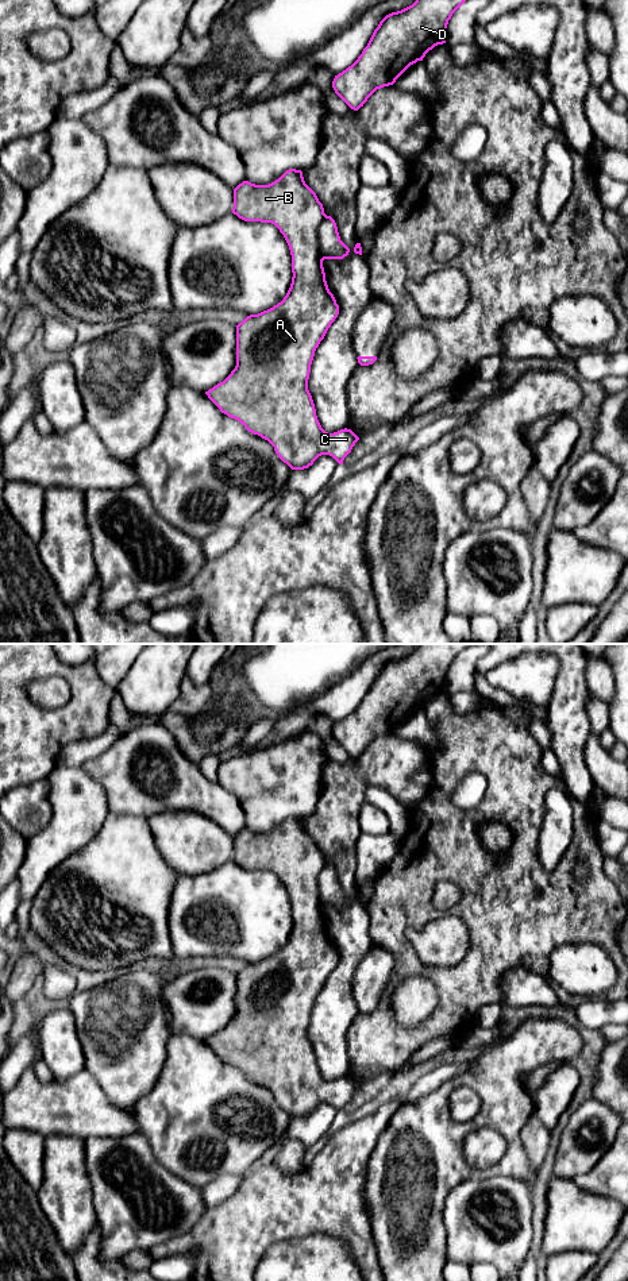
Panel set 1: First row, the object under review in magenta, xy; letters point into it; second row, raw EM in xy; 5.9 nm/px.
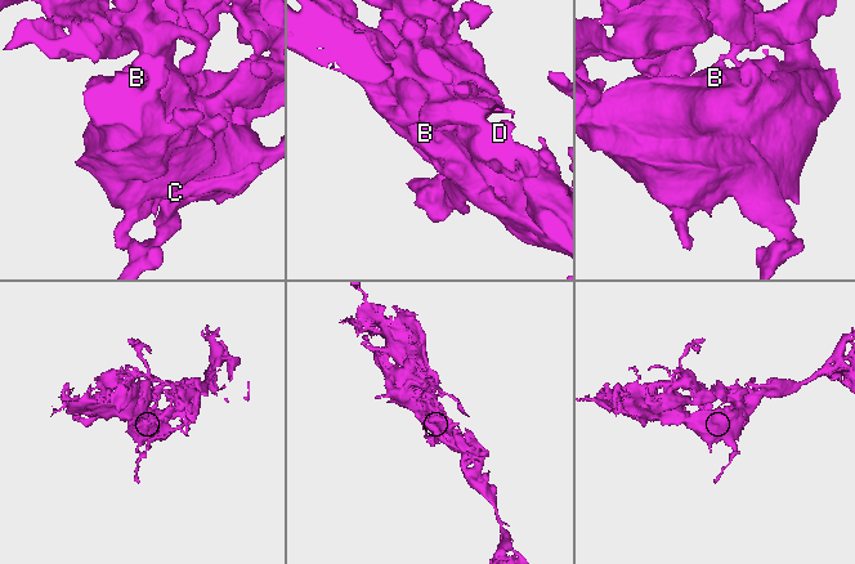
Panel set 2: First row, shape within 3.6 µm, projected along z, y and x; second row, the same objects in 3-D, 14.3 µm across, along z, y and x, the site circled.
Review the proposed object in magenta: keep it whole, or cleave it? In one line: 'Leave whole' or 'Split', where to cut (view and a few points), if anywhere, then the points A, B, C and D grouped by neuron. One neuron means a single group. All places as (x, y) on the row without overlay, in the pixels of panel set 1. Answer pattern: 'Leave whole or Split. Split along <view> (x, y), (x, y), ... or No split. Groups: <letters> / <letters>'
Leave whole. No split. Groups: A B C D

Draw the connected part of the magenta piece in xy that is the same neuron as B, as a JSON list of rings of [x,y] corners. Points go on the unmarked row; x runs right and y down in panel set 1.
[[[286,818],[269,833],[243,829],[234,837],[232,861],[244,869],[271,871],[280,877],[290,898],[293,925],[281,950],[258,962],[247,964],[236,973],[236,1014],[223,1030],[205,1039],[205,1042],[221,1061],[238,1068],[248,1080],[267,1088],[274,1095],[278,1106],[292,1118],[308,1116],[321,1103],[330,1103],[339,1112],[343,1112],[344,1106],[351,1100],[359,1085],[347,1076],[334,1081],[321,1076],[308,1038],[308,1027],[315,999],[339,962],[339,953],[325,929],[323,908],[343,907],[348,903],[350,896],[340,888],[335,868],[324,861],[323,852],[305,832],[301,818]]]

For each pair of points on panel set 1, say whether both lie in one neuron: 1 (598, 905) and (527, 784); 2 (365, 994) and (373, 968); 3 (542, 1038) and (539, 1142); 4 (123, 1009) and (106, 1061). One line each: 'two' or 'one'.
1: one
2: one
3: two
4: one

